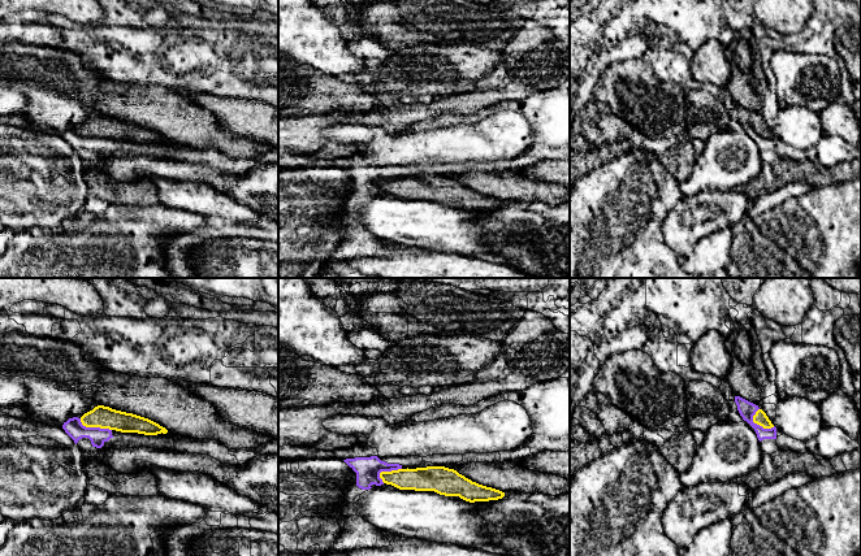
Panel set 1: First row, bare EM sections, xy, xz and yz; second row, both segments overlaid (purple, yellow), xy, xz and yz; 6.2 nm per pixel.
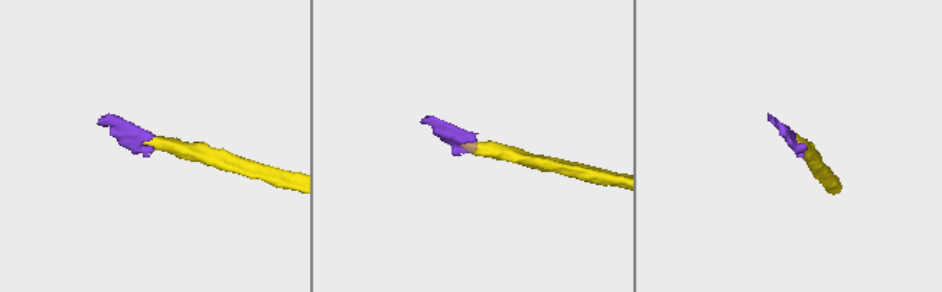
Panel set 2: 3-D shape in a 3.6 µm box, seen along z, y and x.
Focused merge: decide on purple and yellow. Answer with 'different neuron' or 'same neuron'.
same neuron

